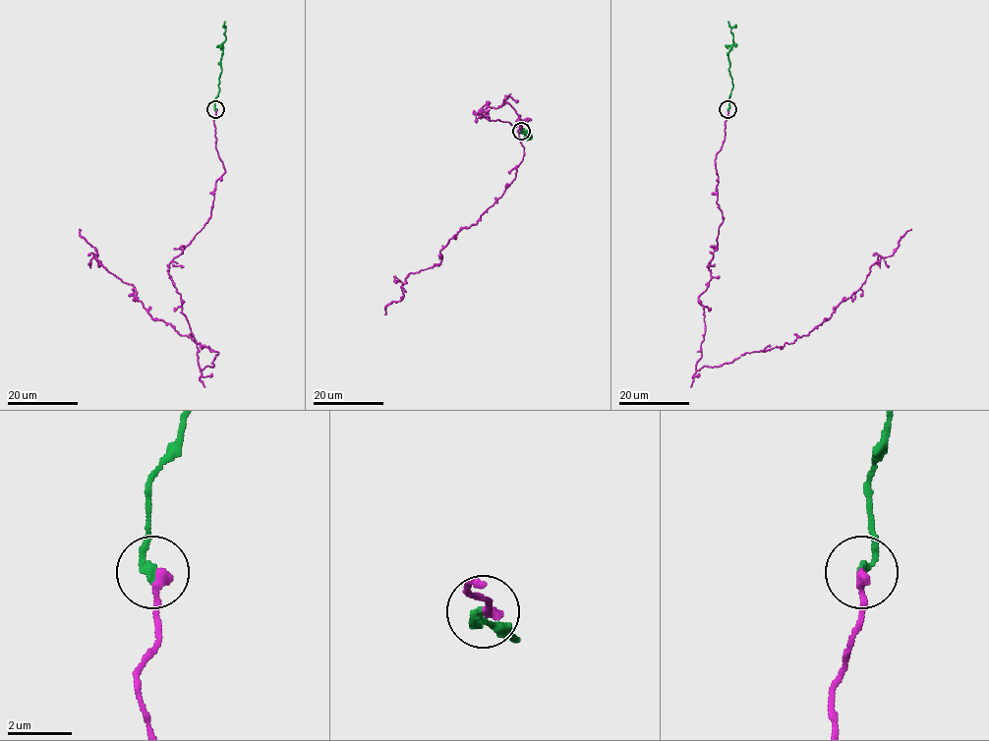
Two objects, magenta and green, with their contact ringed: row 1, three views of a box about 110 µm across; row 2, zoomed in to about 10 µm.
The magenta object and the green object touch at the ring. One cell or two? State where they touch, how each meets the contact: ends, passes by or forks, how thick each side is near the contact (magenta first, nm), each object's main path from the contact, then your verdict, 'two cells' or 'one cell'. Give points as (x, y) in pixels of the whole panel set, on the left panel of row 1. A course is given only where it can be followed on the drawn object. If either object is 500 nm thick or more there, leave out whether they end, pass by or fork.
at (215, 109); magenta ends there; green ends there; 280 nm thick on the magenta side, 260 nm on the other; magenta runs (215, 109), (224, 172), (208, 220), (168, 271), (200, 370), (213, 367), (218, 353), (154, 319), (79, 228); green runs (215, 109), (222, 45), (225, 39), (224, 21); one cell

